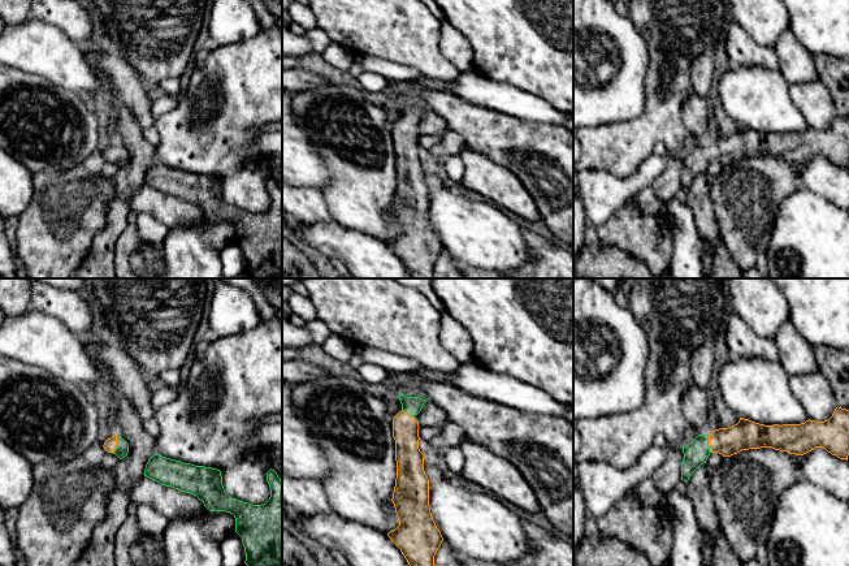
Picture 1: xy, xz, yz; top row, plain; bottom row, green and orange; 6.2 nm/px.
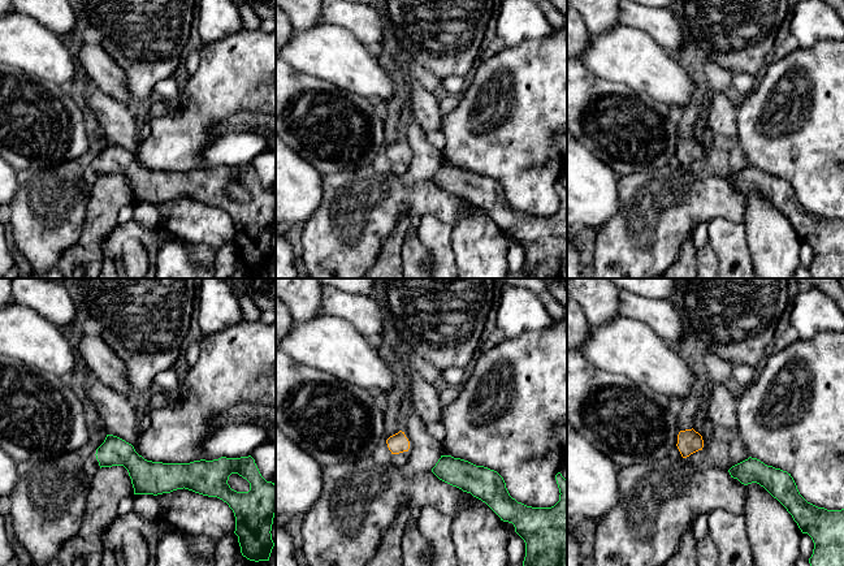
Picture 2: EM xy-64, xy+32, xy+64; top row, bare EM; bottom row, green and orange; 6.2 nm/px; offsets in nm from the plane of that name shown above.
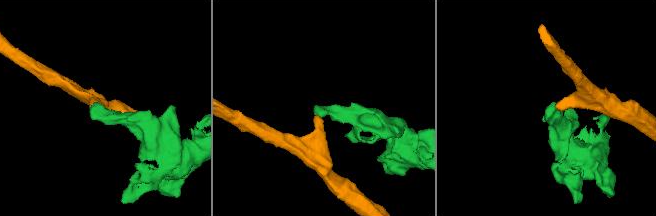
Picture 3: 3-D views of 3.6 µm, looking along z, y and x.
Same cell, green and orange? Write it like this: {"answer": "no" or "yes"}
{"answer": "yes"}

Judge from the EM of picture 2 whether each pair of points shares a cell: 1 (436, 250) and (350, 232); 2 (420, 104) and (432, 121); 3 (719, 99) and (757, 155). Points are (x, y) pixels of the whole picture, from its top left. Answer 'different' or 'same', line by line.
1: different
2: same
3: different

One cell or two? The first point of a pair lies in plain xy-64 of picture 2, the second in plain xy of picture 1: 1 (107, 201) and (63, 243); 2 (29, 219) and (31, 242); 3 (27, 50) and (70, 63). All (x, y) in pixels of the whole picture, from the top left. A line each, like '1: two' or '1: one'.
1: two
2: one
3: one

